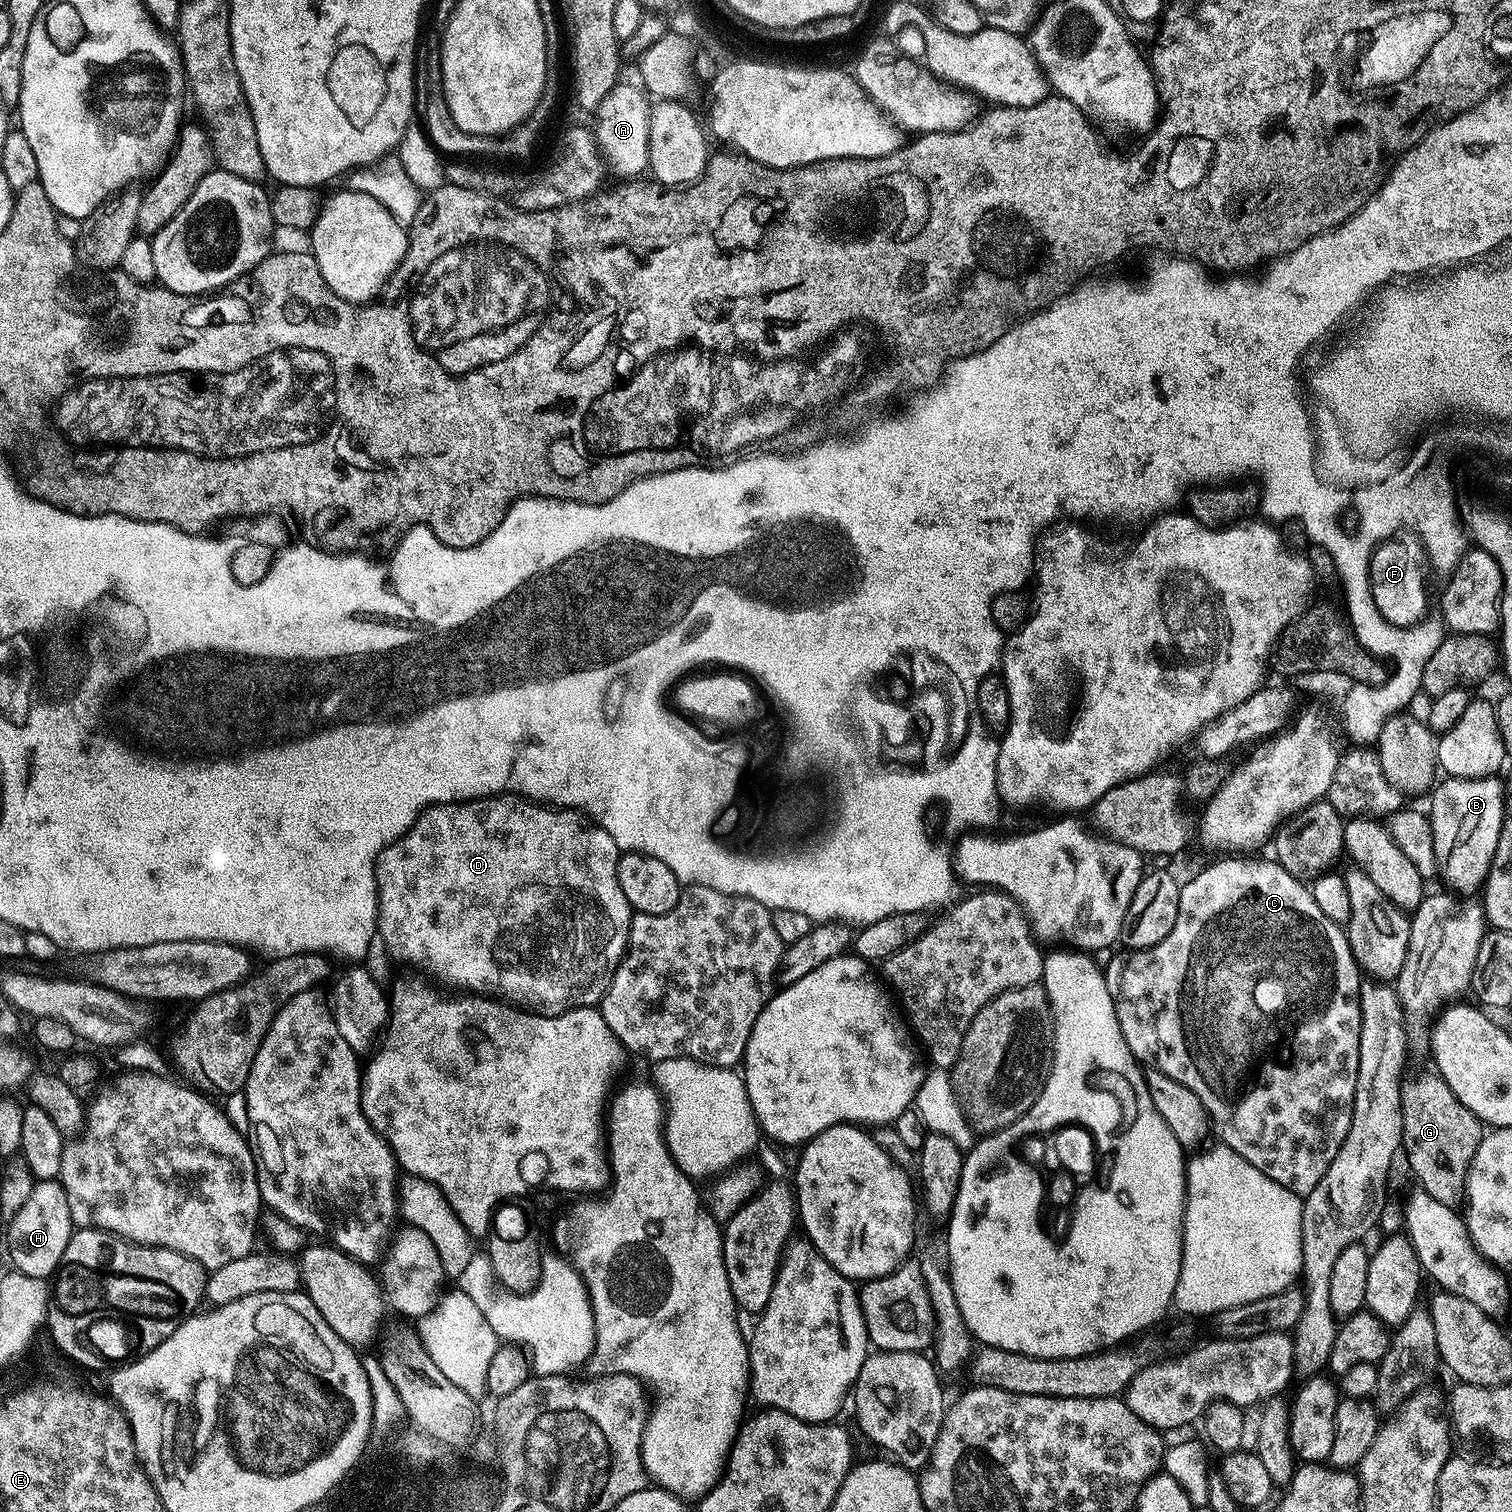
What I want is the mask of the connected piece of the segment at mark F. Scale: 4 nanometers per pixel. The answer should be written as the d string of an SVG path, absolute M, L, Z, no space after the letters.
M1404 534L1384 541L1371 558L1371 594L1379 613L1392 625L1407 628L1425 617L1426 592L1423 566L1426 566L1424 548L1417 537Z

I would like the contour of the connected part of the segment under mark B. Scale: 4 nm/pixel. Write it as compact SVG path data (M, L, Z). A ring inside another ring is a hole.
M1453 776L1441 779L1431 789L1432 859L1438 876L1440 872L1441 878L1453 888L1453 893L1479 893L1484 879L1488 877L1504 821L1506 788L1498 781L1496 776L1483 776L1477 780Z

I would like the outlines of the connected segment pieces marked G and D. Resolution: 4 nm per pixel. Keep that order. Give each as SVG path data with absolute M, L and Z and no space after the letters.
M1439 1074L1420 1076L1403 1087L1400 1106L1403 1108L1404 1139L1402 1152L1408 1155L1408 1164L1416 1175L1419 1187L1430 1198L1438 1198L1446 1206L1459 1209L1466 1200L1468 1167L1486 1134L1485 1125L1446 1086Z
M515 794L483 796L481 800L462 804L433 804L421 812L401 840L395 840L389 848L383 848L376 859L376 926L393 961L401 960L404 964L425 968L434 979L444 984L469 988L472 991L469 993L483 994L517 1009L531 1010L545 1016L557 1016L575 1008L590 1008L599 1005L616 973L616 967L628 951L628 931L634 913L630 902L626 902L626 894L622 894L622 886L618 886L616 864L621 855L619 846L610 834L606 834L606 830L575 810L541 806Z

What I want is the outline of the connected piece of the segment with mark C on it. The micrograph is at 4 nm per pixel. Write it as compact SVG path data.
M1216 858L1197 876L1190 877L1188 881L1185 879L1180 886L1178 922L1174 922L1174 930L1170 930L1170 934L1152 948L1124 950L1121 956L1120 953L1113 955L1103 973L1114 1002L1118 1026L1126 1038L1126 1046L1130 1046L1137 1061L1157 1068L1162 1074L1174 1078L1174 1082L1182 1082L1182 1086L1194 1090L1208 1111L1215 1135L1216 1132L1220 1135L1219 1143L1246 1158L1250 1166L1258 1166L1266 1178L1286 1186L1286 1190L1303 1198L1314 1190L1314 1186L1318 1186L1322 1174L1326 1174L1330 1162L1334 1162L1334 1154L1338 1154L1346 1138L1346 1130L1350 1130L1354 1090L1358 1082L1362 973L1348 945L1347 931L1322 914L1322 909L1314 903L1311 887L1305 881L1294 878L1275 859L1248 859L1252 858Z

